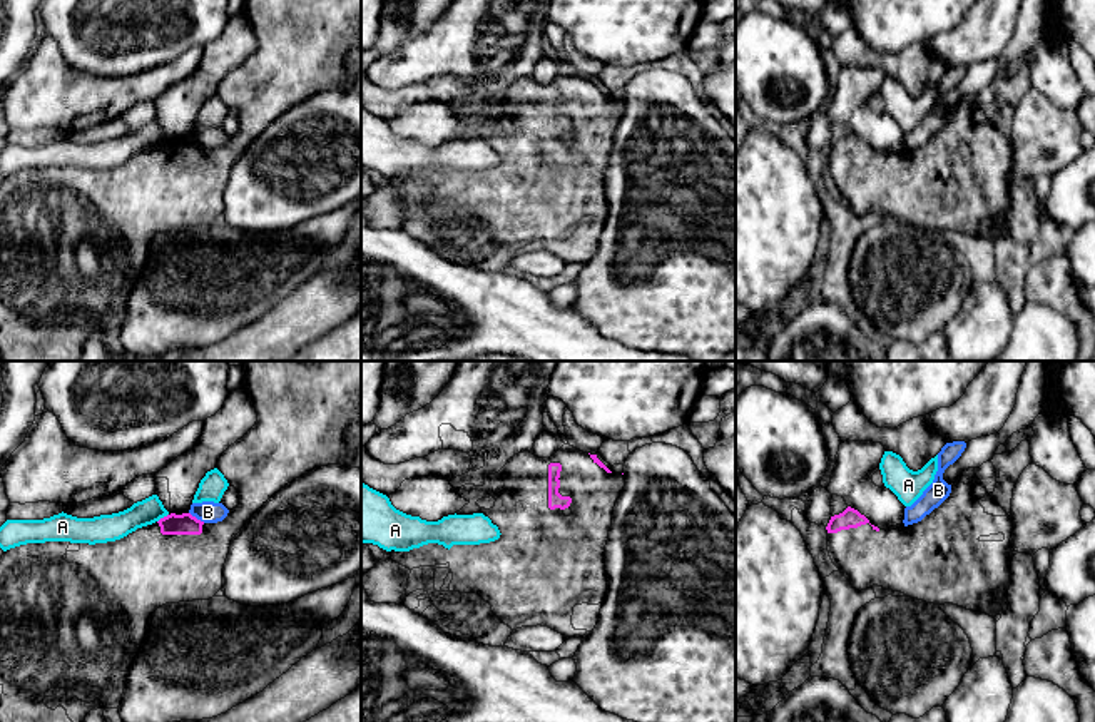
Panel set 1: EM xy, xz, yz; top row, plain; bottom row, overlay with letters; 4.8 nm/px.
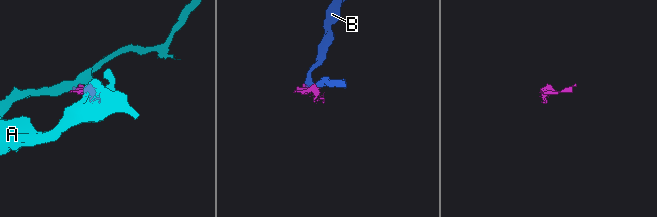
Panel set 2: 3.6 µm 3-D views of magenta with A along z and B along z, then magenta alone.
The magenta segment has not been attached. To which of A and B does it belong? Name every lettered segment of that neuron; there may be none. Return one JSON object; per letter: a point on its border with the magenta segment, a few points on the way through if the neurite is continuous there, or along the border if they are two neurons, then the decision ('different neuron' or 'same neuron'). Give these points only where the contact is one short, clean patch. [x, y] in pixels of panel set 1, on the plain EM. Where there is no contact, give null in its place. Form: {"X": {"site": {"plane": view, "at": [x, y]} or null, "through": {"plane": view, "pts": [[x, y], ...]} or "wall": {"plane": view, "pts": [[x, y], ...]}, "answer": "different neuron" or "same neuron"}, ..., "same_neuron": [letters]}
{"A": {"site": {"plane": "xy", "at": [164, 142]}, "wall": {"plane": "xy", "pts": [[168, 139], [157, 147]]}, "answer": "different neuron"}, "B": {"site": {"plane": "xy", "at": [196, 144]}, "wall": {"plane": "xy", "pts": [[189, 137], [204, 147]]}, "answer": "different neuron"}, "same_neuron": []}

